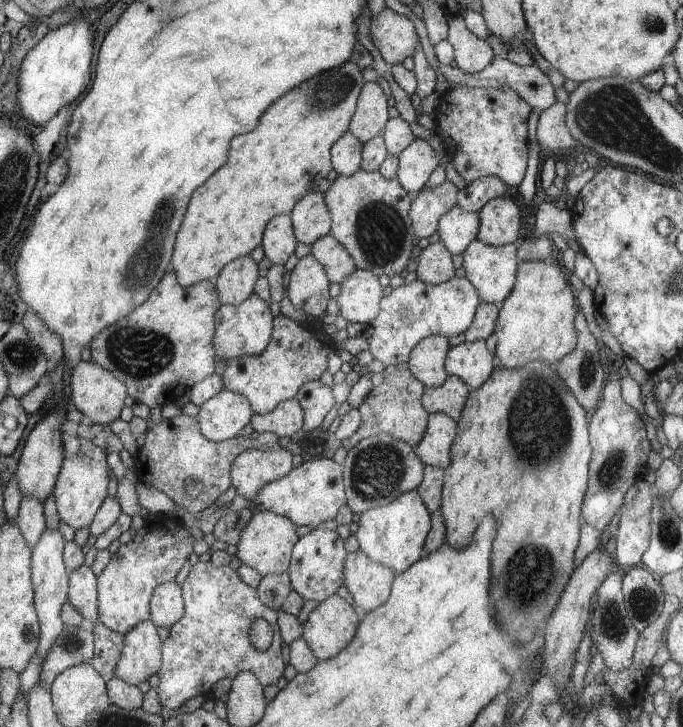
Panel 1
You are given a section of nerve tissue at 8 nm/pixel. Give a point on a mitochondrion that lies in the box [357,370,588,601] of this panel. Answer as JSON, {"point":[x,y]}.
{"point":[540,429]}

